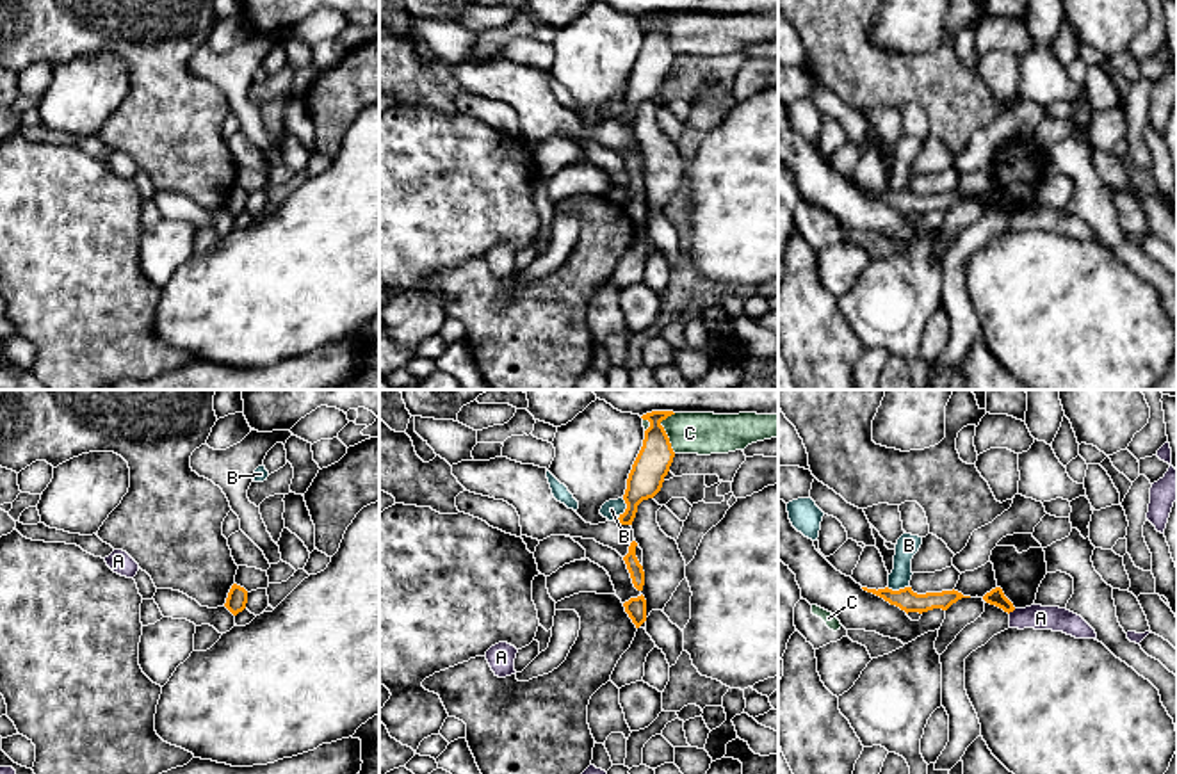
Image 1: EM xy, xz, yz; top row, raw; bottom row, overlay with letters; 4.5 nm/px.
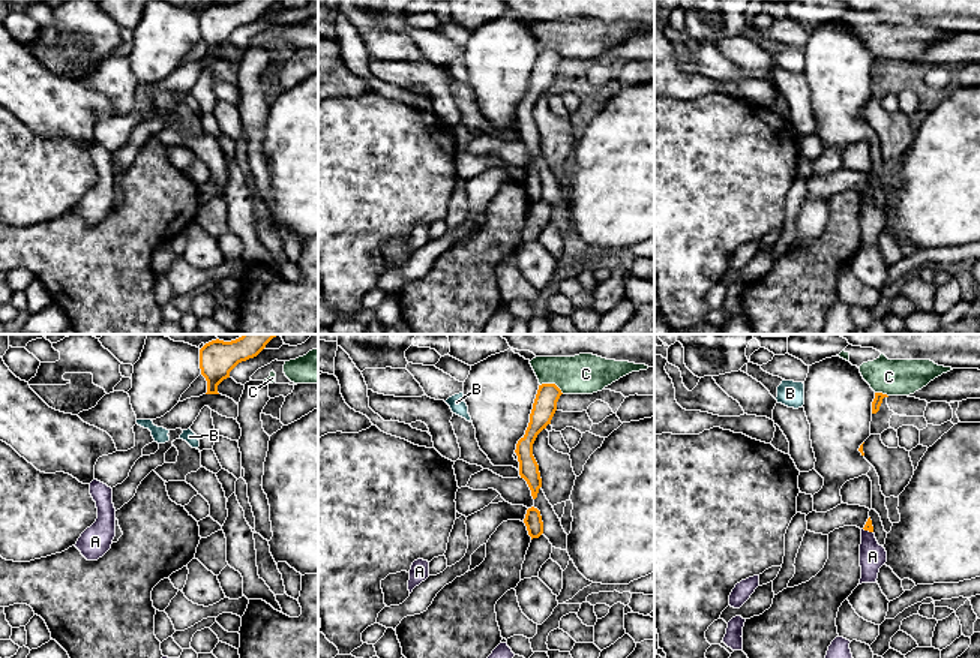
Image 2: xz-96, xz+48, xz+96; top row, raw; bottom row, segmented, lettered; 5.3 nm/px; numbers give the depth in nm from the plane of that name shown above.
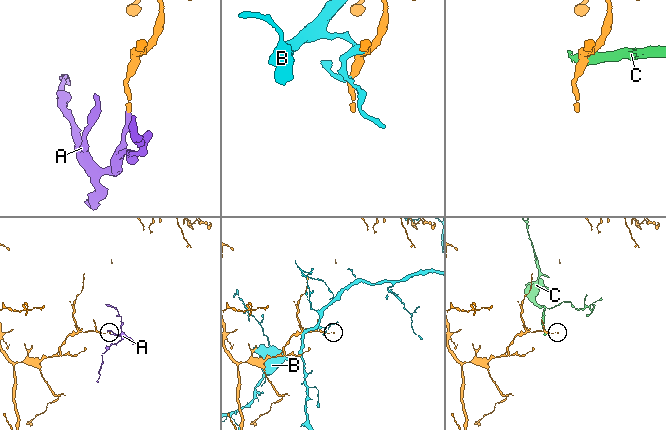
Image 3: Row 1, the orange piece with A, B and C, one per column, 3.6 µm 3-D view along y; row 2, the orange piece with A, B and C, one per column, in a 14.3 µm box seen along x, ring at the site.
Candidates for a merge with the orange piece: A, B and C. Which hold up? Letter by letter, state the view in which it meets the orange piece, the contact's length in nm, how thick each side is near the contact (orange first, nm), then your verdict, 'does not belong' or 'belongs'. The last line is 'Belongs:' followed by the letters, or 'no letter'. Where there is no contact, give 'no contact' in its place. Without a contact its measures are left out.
A: contact in yz; length 40 nm; calibres 80 and 110 nm; does not belong
B: contact in xz; length 110 nm; calibres 160 and 90 nm; does not belong
C: contact in xz; length 180 nm; calibres 160 and 190 nm; does not belong
Belongs: no letter

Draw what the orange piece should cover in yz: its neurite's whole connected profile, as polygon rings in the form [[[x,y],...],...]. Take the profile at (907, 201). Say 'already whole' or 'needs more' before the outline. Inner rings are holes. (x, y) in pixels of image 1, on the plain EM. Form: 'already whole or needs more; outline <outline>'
already whole; outline [[[862,189],[867,194],[873,194],[880,199],[883,199],[885,203],[889,203],[890,206],[899,208],[901,212],[908,214],[928,214],[933,210],[942,210],[947,212],[953,205],[956,205],[962,199],[970,199],[970,198],[963,198],[958,192],[942,192],[942,194],[926,194],[926,196],[917,196],[912,192],[912,189],[905,189],[899,192],[892,192],[889,189],[885,190],[867,190]]]

